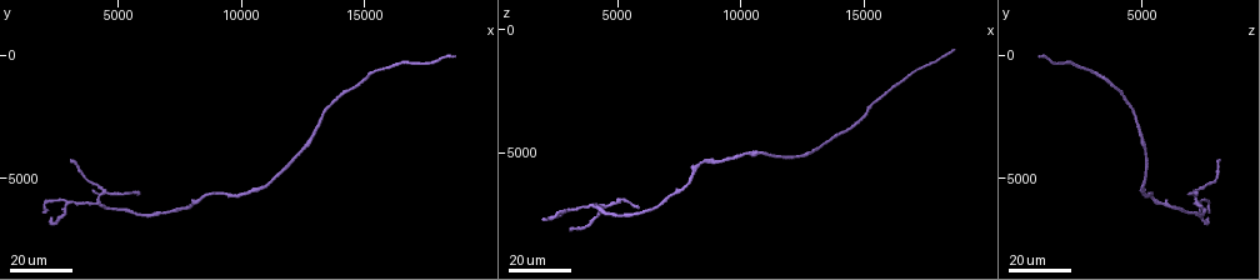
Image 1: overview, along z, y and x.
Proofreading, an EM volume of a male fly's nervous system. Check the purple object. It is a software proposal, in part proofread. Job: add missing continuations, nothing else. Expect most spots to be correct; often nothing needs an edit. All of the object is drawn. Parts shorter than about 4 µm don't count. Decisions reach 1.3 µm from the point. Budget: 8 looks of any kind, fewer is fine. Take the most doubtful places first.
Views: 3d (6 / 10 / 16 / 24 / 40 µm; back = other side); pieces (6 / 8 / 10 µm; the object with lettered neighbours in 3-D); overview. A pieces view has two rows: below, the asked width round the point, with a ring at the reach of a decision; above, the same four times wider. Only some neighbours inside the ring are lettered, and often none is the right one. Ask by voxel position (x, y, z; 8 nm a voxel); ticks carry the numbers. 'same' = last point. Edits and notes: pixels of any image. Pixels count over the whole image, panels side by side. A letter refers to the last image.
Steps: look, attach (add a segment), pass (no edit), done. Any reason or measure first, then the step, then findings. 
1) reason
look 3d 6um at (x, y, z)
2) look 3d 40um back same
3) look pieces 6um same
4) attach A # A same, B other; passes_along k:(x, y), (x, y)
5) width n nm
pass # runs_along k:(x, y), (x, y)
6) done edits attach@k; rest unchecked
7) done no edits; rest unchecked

long arm stops here
look 3d 24um at (18700, 0, 800)

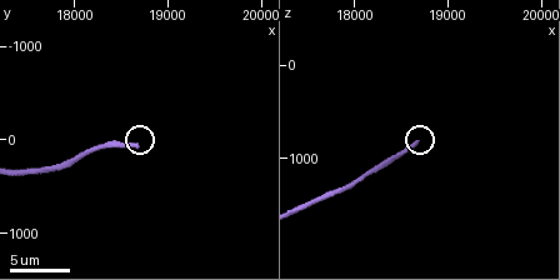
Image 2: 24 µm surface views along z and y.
look pieces 6um at (18650, 50, 800)

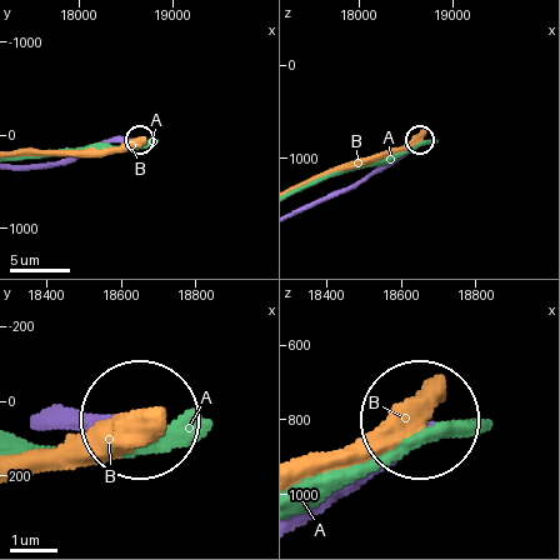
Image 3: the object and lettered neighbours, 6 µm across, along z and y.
pass # A other, B other; runs_along 3:(300, 211), (351, 190), (419, 141); none of them fits

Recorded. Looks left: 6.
long arm stops here
look 3d 24um at (2000, 6400, 7800)

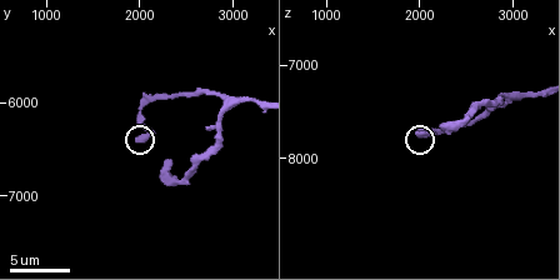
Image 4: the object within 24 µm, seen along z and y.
look pieces 10um at (2000, 6350, 7750)

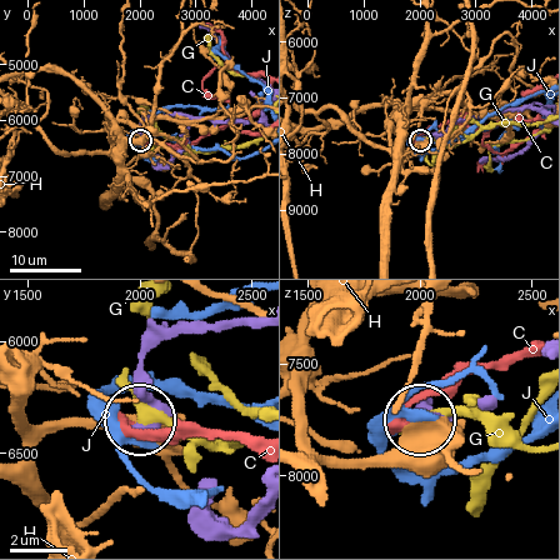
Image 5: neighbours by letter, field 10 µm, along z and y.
pass # C other, G other, H other, J other; runs_along 5:(258, 320), (156, 341), (143, 363), (153, 413), (145, 420); none of them fits

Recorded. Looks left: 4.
long arm stops here
look 3d 16um at (3000, 4300, 8100)

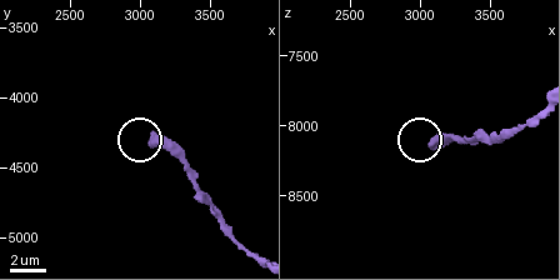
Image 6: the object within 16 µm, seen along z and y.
what lies round it
look pieces 10um at (3100, 4260, 8160)

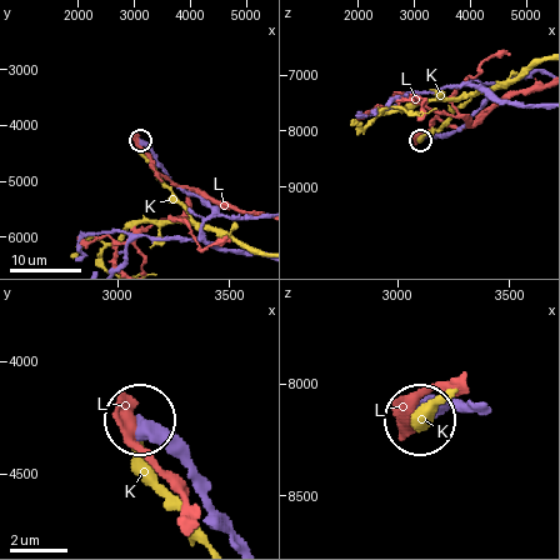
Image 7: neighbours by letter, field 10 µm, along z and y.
pass # K other, L other; runs_along 7:(233, 536), (190, 473), (143, 425); none of them fits

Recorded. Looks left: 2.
branch stops here
look 3d 24um at (5800, 5700, 7200)

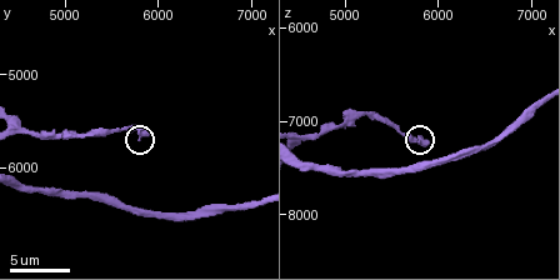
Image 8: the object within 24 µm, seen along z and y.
look pieces 6um at (5900, 5600, 7250)

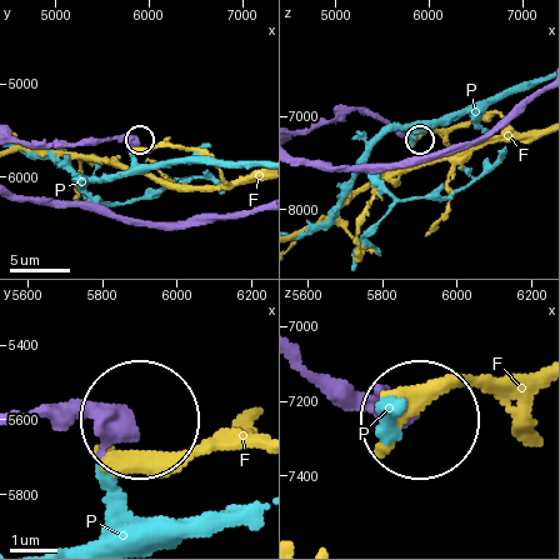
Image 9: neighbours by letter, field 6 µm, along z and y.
width 490 nm
pass # F other, P other; none of them fits

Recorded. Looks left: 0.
done no edits; rest unchecked

